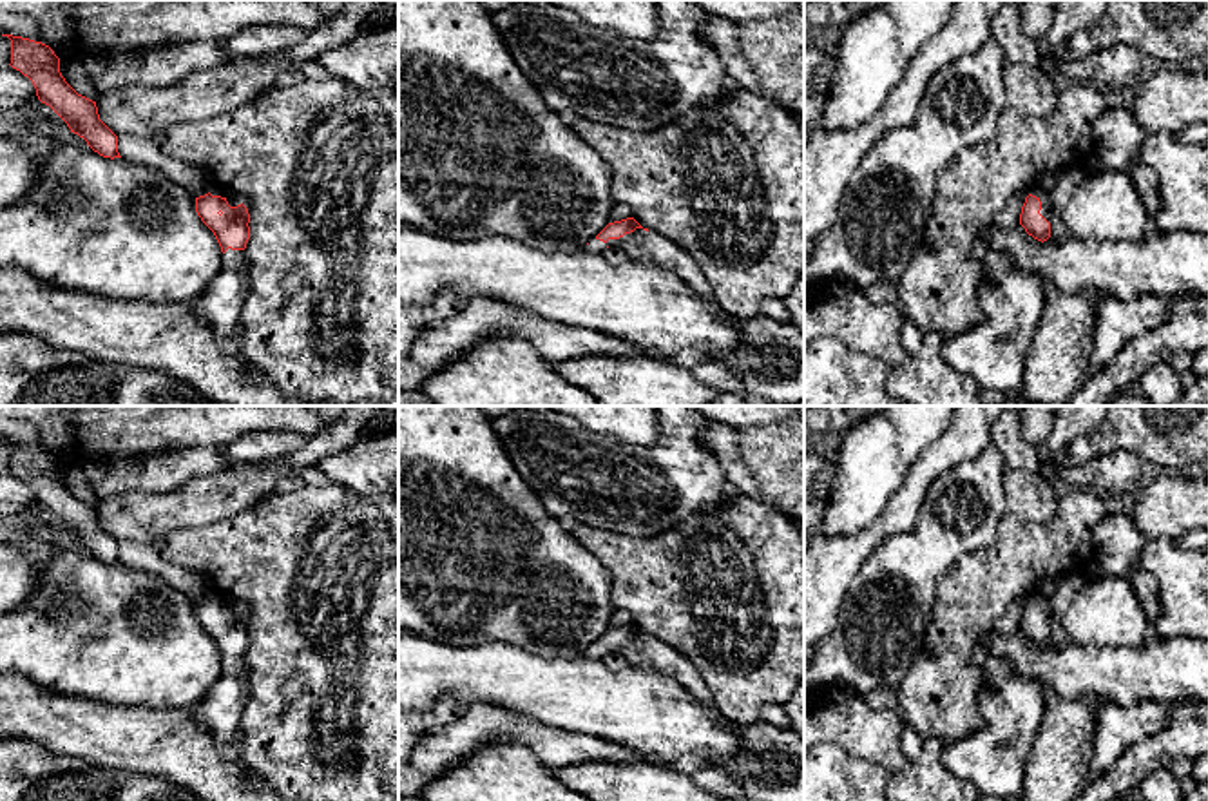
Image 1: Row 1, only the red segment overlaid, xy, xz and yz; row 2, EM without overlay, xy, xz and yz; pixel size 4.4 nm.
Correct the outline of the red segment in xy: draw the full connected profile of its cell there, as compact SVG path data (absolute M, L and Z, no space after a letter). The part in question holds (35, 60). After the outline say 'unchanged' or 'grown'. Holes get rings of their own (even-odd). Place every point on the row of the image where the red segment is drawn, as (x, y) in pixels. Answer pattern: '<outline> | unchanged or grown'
M2 34L11 40L11 67L27 76L42 103L49 105L71 129L87 141L87 145L103 158L121 158L118 152L118 136L100 120L96 101L78 94L60 72L60 58L42 43L22 36Z | unchanged

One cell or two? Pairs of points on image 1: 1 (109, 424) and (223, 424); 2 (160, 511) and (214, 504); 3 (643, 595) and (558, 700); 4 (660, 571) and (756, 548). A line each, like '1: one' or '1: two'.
1: one
2: one
3: two
4: one

